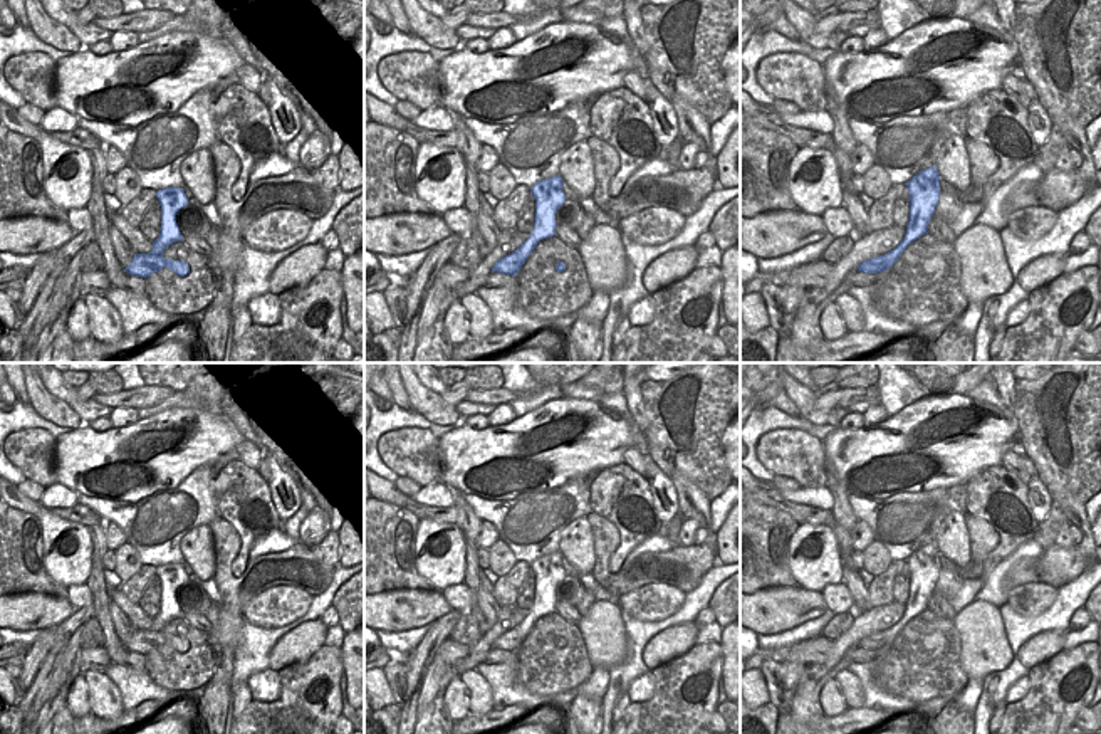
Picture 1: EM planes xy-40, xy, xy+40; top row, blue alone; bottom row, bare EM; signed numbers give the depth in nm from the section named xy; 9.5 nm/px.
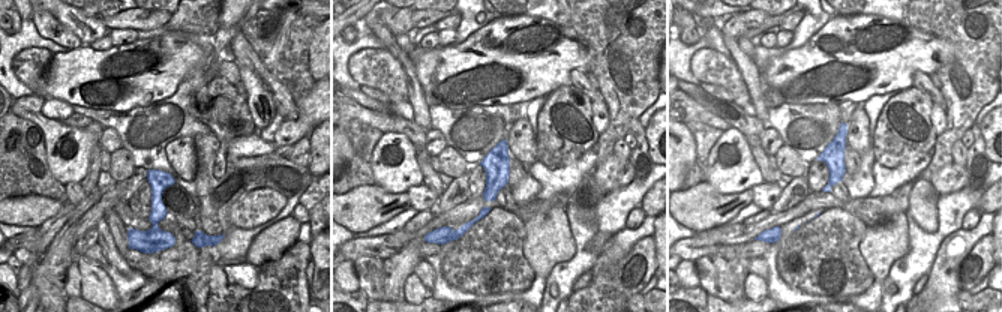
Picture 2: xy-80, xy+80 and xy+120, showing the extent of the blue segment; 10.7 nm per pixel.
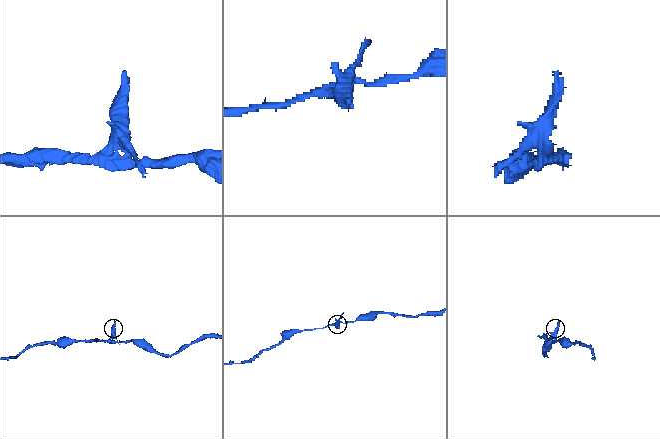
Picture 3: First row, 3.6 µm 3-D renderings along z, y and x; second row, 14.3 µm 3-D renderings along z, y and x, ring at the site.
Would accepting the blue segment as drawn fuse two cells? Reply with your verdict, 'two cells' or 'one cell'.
two cells

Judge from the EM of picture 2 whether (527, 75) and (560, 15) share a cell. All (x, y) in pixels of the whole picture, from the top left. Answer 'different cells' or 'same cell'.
different cells

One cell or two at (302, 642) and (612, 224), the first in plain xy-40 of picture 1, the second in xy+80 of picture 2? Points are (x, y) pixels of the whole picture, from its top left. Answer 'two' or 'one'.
two

